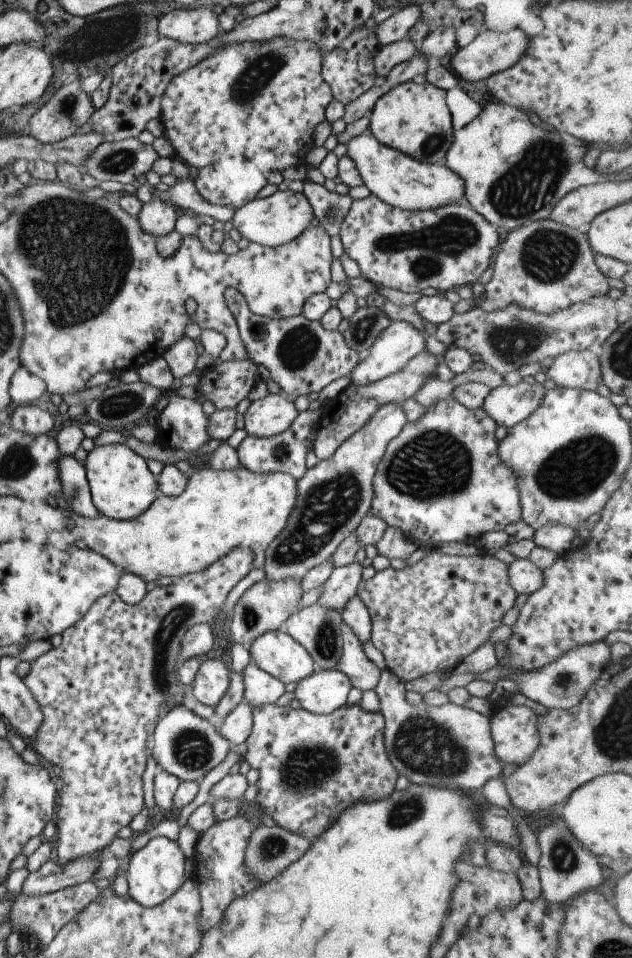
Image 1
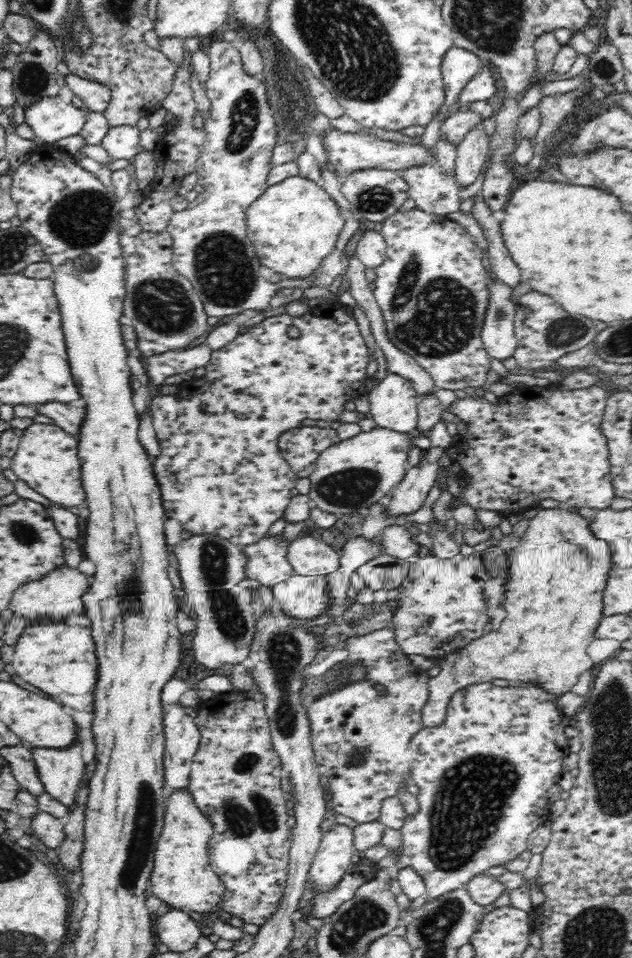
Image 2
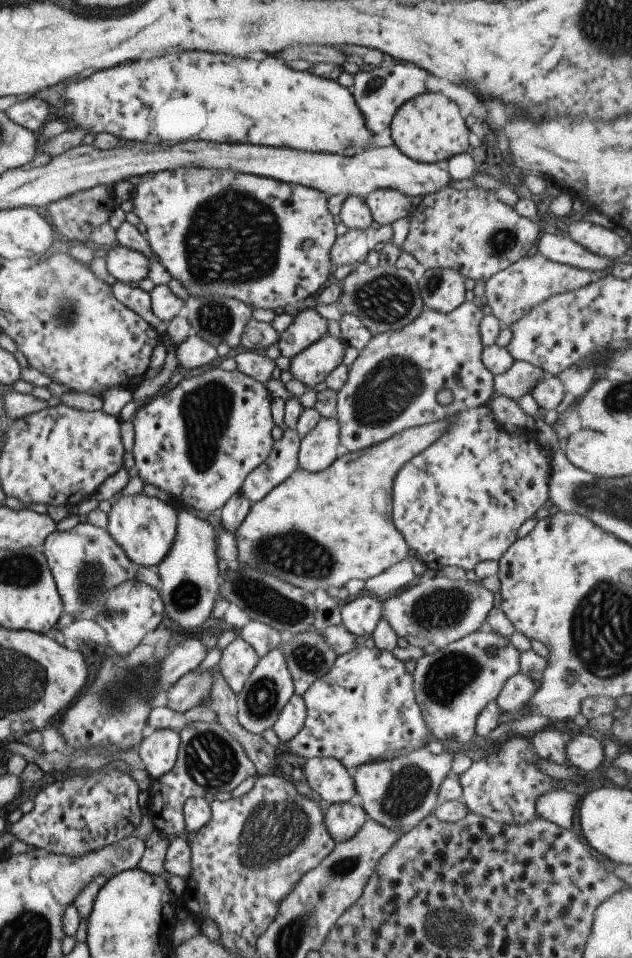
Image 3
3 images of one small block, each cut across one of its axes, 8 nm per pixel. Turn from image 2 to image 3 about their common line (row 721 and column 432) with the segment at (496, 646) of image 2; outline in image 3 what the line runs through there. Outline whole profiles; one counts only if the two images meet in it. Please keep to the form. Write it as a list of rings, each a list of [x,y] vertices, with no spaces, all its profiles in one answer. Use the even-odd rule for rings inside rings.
[[[443,419],[437,422],[432,422],[423,426],[415,428],[408,428],[401,431],[399,434],[393,435],[387,440],[374,444],[369,448],[364,448],[360,451],[346,453],[340,457],[337,457],[327,468],[320,470],[319,472],[307,472],[303,469],[295,469],[291,476],[288,476],[285,480],[282,480],[275,488],[272,488],[261,500],[251,503],[249,512],[245,516],[243,522],[239,524],[239,528],[235,530],[234,539],[237,548],[237,559],[232,565],[247,564],[251,566],[251,570],[261,570],[261,572],[267,572],[271,576],[276,576],[283,582],[288,582],[293,586],[301,588],[310,592],[316,587],[321,590],[328,590],[330,588],[341,588],[350,579],[366,581],[375,575],[381,574],[389,566],[397,564],[397,562],[407,559],[407,544],[403,542],[403,538],[399,534],[398,530],[395,530],[393,522],[391,522],[391,484],[397,470],[407,462],[411,460],[413,456],[419,454],[422,450],[425,450],[429,444],[433,444],[445,430],[447,430],[447,424],[449,420]]]

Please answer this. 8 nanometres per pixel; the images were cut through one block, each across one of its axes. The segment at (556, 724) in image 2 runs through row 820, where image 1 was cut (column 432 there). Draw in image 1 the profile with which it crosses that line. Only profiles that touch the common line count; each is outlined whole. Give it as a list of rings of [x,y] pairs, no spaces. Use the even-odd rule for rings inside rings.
[[[452,398],[437,402],[430,407],[426,406],[425,412],[421,418],[415,421],[408,421],[401,432],[395,436],[385,448],[385,453],[377,466],[373,481],[372,481],[372,496],[368,514],[377,516],[379,520],[385,522],[386,527],[397,528],[405,535],[409,542],[413,542],[416,548],[419,546],[427,546],[435,548],[439,542],[462,542],[470,544],[475,542],[481,534],[485,532],[503,531],[508,524],[516,524],[521,521],[521,506],[519,505],[519,488],[517,488],[517,480],[513,470],[509,468],[505,462],[501,462],[497,453],[497,440],[494,432],[496,428],[495,422],[485,415],[482,409],[465,408],[463,404],[454,401]]]

